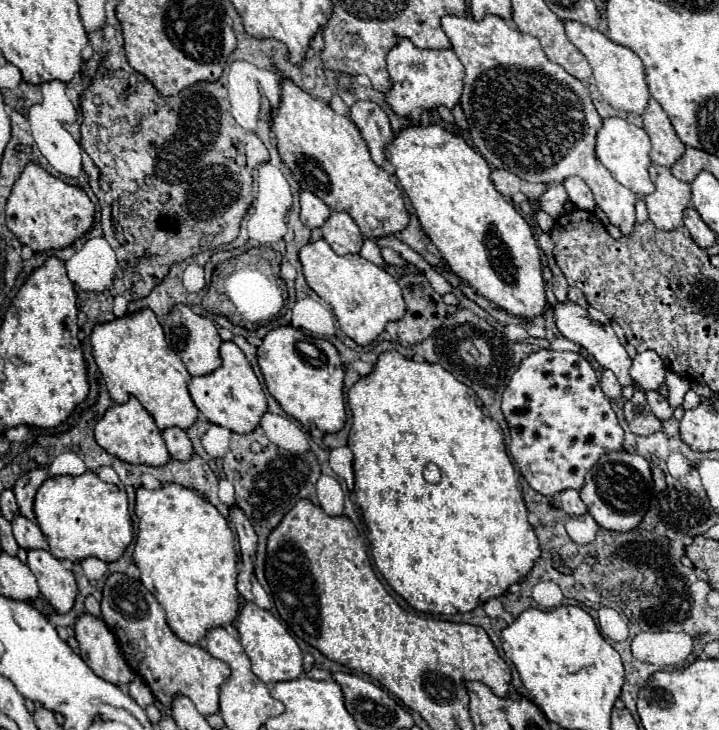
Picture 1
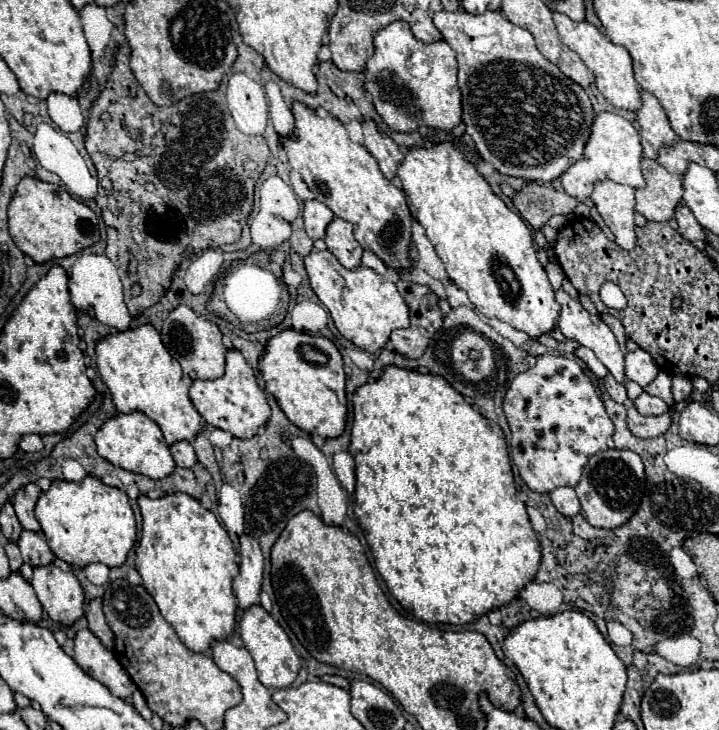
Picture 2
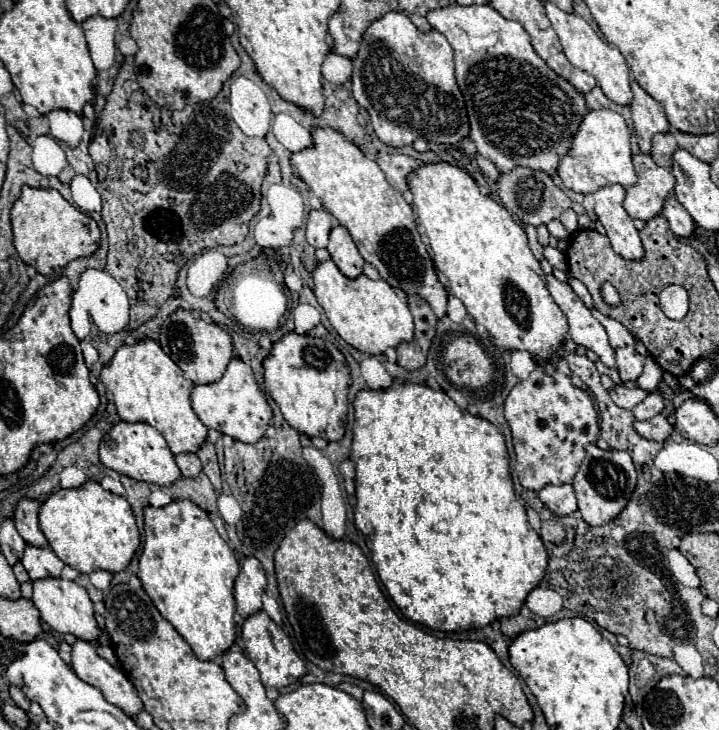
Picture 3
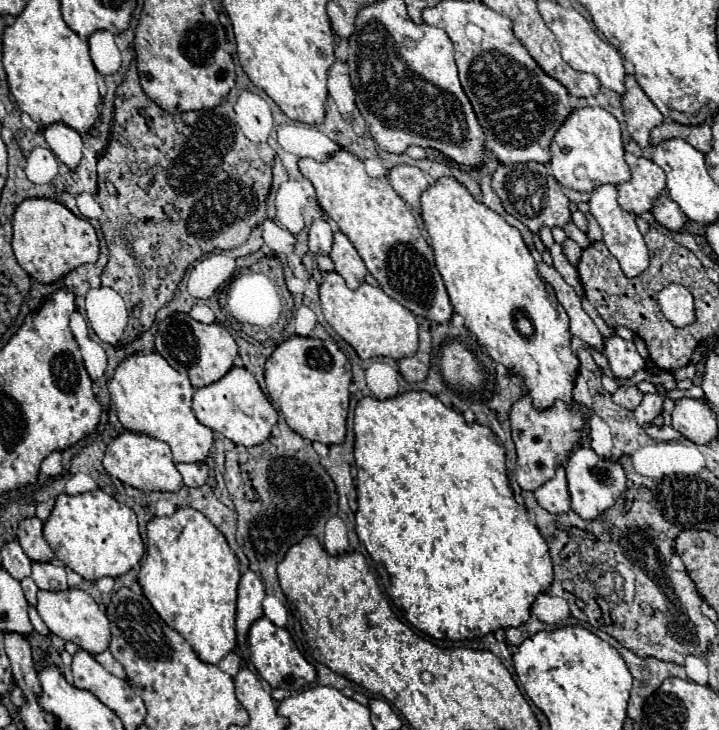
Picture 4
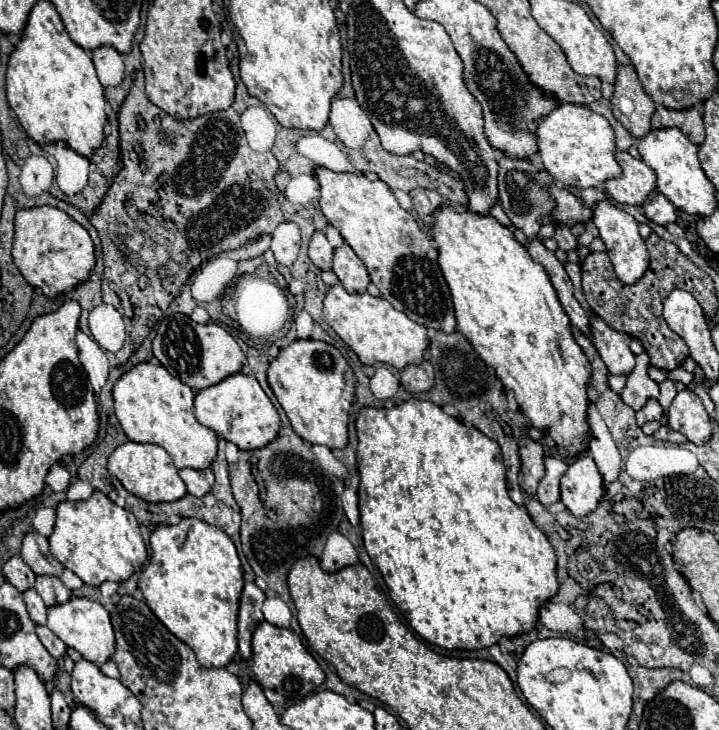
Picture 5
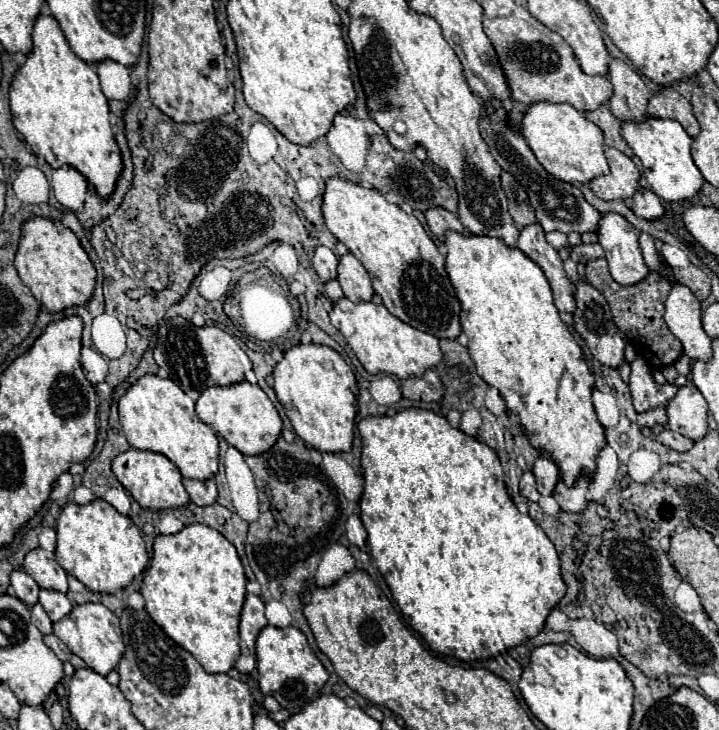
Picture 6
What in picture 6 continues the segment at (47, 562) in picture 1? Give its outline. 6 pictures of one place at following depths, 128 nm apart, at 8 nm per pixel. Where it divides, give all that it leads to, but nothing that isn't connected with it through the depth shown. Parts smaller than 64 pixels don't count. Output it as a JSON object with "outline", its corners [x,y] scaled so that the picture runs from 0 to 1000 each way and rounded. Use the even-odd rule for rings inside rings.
{"outline":[[[114,827],[103,830],[97,844],[92,844],[83,852],[75,852],[75,868],[97,888],[100,896],[111,899],[120,912],[139,926],[150,926],[164,907],[172,899],[172,879],[170,879],[170,863],[167,863],[167,849],[159,838],[153,838],[142,827]]]}

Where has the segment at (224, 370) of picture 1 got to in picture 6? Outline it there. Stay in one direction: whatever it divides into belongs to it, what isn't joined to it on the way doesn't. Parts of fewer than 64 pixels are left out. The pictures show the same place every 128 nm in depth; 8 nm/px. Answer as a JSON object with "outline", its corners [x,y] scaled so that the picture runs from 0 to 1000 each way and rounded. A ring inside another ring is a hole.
{"outline":[[[414,471],[395,482],[395,493],[384,499],[378,518],[384,545],[395,556],[409,592],[426,608],[445,619],[487,619],[498,564],[498,529],[490,507],[467,479],[442,471]],[[348,523],[323,526],[317,532],[287,532],[273,548],[273,567],[284,581],[295,584],[320,611],[334,616],[339,625],[373,619],[387,605],[392,592],[392,573],[387,562],[367,540],[367,534]]]}

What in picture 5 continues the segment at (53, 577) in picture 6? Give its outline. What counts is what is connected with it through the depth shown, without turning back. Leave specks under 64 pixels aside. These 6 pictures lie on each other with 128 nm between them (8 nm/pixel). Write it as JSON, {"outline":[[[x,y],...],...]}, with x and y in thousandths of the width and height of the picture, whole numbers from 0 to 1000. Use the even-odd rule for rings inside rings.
{"outline":[[[50,729],[33,734],[28,762],[50,789],[78,789],[78,792],[86,789],[89,775],[70,759],[67,740]]]}

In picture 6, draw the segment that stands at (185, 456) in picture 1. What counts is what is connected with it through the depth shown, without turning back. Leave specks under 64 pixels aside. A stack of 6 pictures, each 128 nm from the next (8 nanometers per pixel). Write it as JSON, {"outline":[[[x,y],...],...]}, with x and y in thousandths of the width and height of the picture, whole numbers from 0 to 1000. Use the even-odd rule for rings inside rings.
{"outline":[[[256,658],[256,668],[259,674],[264,677],[264,685],[273,690],[273,693],[292,693],[300,688],[303,682],[303,668],[298,663],[298,658]]]}

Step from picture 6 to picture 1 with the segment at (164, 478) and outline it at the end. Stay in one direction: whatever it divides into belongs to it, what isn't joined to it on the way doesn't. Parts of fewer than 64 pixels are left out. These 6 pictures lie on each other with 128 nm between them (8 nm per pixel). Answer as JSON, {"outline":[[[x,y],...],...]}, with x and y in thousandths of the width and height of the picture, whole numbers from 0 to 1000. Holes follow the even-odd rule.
{"outline":[[[181,545],[175,553],[159,553],[156,559],[150,559],[131,586],[131,600],[142,616],[178,636],[206,636],[220,641],[234,636],[236,630],[225,592],[214,581],[214,573],[200,562],[200,556],[189,545]]]}

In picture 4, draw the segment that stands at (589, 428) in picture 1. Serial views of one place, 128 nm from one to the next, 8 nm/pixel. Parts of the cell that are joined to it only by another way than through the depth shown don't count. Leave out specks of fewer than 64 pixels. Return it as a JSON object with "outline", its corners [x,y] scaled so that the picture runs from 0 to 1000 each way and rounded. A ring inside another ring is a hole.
{"outline":[[[734,542],[723,545],[709,564],[709,586],[716,608],[720,633],[718,633],[718,658],[726,671],[743,674],[751,668],[759,658],[771,652],[773,636],[784,633],[790,627],[790,619],[796,616],[798,605],[807,600],[809,586],[809,564],[804,559],[787,559],[784,551],[773,551],[762,562],[745,562]]]}

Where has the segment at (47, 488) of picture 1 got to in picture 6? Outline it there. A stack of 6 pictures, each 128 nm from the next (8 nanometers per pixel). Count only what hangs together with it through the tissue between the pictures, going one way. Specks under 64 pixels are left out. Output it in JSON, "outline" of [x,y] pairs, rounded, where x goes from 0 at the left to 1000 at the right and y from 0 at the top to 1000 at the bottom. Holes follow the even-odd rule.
{"outline":[[[128,685],[120,693],[92,690],[78,721],[81,773],[103,792],[108,792],[122,808],[136,814],[156,814],[164,805],[175,805],[206,773],[206,756],[195,734],[192,721],[159,699],[145,685]]]}

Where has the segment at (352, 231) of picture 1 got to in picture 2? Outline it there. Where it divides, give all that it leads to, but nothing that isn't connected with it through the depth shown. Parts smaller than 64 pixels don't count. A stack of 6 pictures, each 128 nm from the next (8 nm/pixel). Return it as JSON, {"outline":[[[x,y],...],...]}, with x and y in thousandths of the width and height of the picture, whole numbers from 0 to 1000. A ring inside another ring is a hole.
{"outline":[[[465,299],[459,304],[459,310],[453,312],[453,326],[451,326],[456,342],[470,353],[470,359],[490,370],[490,367],[498,367],[503,359],[503,340],[501,334],[495,332],[492,326],[492,312],[487,304],[481,301],[473,301],[473,299]]]}

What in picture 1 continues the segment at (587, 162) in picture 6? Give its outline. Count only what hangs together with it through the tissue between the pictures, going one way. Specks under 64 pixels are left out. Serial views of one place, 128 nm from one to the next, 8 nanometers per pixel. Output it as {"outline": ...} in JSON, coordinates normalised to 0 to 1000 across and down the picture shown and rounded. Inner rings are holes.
{"outline":[[[843,162],[837,167],[829,189],[829,216],[862,252],[896,268],[910,263],[910,252],[904,249],[904,241],[901,241],[901,227],[904,227],[901,208],[904,208],[904,192],[896,175],[887,175],[868,162]],[[796,241],[796,244],[787,244],[782,249],[782,255],[787,258],[790,263],[790,271],[807,285],[807,288],[823,288],[823,266],[821,266],[821,258],[812,247]]]}

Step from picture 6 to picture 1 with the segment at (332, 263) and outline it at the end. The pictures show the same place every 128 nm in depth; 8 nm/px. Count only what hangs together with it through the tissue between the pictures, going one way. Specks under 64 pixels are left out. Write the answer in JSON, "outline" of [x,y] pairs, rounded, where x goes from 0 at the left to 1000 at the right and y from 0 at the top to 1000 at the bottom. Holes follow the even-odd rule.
{"outline":[[[423,260],[417,266],[417,282],[420,282],[420,290],[417,290],[417,301],[423,310],[428,310],[431,315],[437,312],[445,312],[456,296],[459,296],[459,285],[442,271],[437,268],[434,263]]]}

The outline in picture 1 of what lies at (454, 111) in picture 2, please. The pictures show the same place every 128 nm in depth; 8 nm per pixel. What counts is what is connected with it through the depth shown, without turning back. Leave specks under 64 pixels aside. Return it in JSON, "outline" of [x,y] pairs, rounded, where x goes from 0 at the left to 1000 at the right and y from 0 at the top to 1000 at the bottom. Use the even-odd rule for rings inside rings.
{"outline":[[[554,52],[554,60],[545,63],[537,74],[537,88],[545,112],[545,121],[537,129],[537,142],[545,148],[548,156],[570,164],[584,164],[584,156],[590,151],[601,153],[612,145],[631,151],[631,145],[637,142],[643,129],[645,90],[631,68],[584,68],[567,52]],[[581,85],[590,88],[590,96],[579,90]]]}

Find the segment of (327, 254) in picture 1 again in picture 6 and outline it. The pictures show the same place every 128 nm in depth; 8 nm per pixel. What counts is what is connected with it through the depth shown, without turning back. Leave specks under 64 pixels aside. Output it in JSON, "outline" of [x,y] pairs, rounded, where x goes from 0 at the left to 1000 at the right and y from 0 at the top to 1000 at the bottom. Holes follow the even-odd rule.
{"outline":[[[473,408],[470,414],[465,414],[459,441],[476,455],[501,499],[515,512],[548,512],[556,521],[565,521],[570,515],[581,518],[595,504],[606,504],[618,490],[606,460],[584,455],[570,444],[562,444],[559,438],[545,433],[534,422],[534,416],[520,414],[492,416],[484,408]]]}

